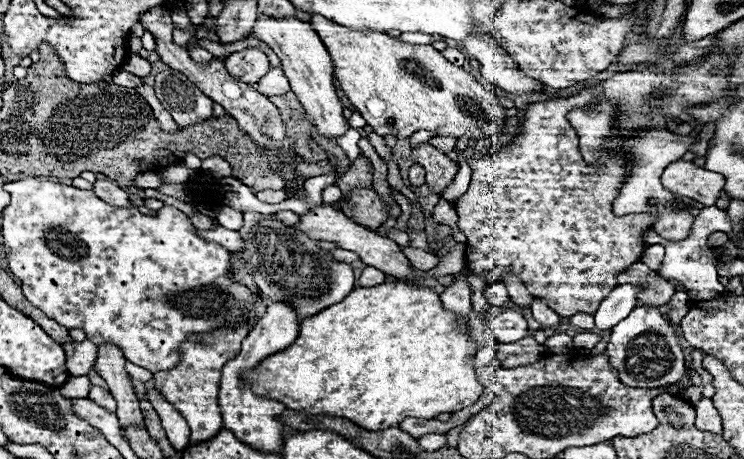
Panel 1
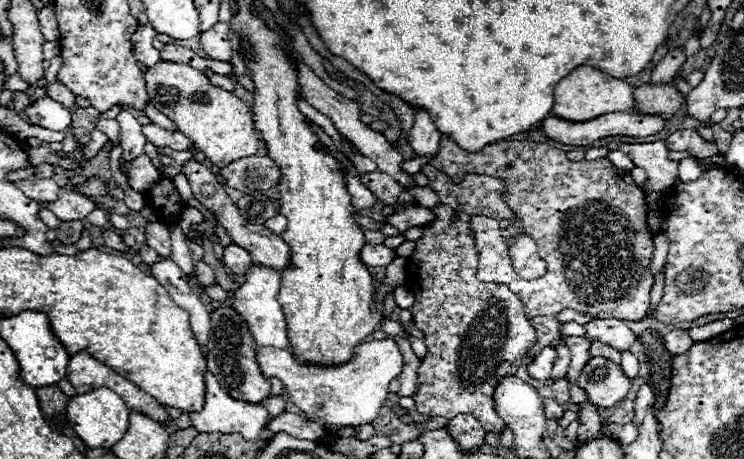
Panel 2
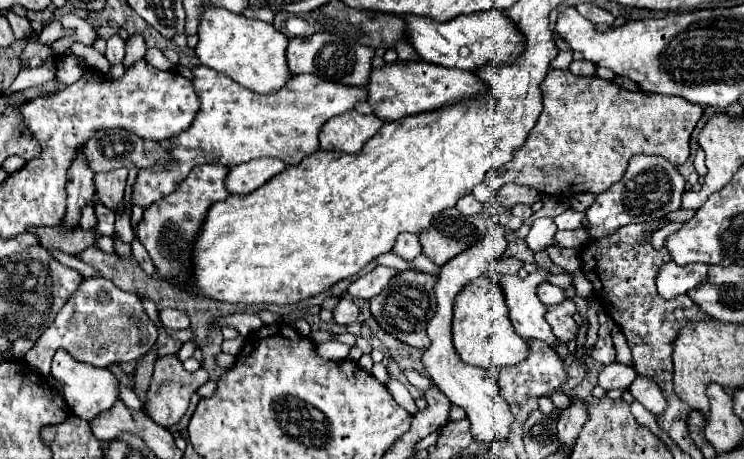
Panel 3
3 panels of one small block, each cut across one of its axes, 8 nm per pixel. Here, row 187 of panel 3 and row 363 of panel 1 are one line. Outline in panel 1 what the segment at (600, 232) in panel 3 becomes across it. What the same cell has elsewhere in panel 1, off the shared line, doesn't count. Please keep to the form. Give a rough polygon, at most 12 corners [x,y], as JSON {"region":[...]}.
{"region":[[640,306],[612,328],[606,354],[636,388],[680,382],[674,324]]}

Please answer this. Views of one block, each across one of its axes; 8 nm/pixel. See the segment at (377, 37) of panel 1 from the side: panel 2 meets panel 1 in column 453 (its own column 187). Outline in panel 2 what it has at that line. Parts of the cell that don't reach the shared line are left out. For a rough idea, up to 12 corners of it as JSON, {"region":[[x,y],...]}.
{"region":[[156,62],[152,104],[224,168],[260,148],[248,106],[202,70]]}

